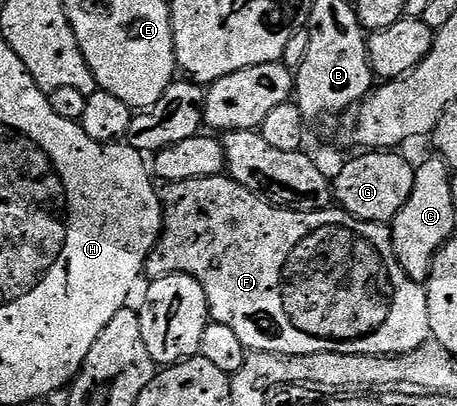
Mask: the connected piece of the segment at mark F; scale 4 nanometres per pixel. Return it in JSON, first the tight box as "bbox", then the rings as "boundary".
{"bbox":[144,175,431,356],"boundary":[[[228,175],[211,178],[195,178],[187,182],[169,184],[163,192],[163,211],[165,227],[161,229],[161,239],[147,258],[144,275],[149,278],[187,274],[203,286],[209,303],[209,314],[214,324],[231,326],[239,342],[250,353],[272,352],[275,356],[314,356],[330,352],[331,354],[367,354],[368,356],[402,356],[419,350],[419,346],[430,343],[431,314],[427,306],[427,294],[422,285],[416,284],[399,266],[393,249],[393,233],[385,224],[376,224],[355,218],[349,212],[342,212],[336,207],[323,209],[320,212],[293,211],[280,207],[262,195],[257,195],[235,182]]]}

